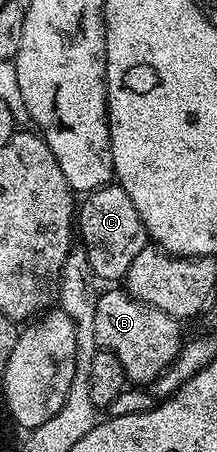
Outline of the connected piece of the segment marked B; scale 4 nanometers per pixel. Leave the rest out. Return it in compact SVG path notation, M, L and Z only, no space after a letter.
M106 288L96 300L94 335L99 350L114 353L123 365L127 379L134 384L149 384L158 379L178 359L184 345L179 319L144 304L122 288Z

